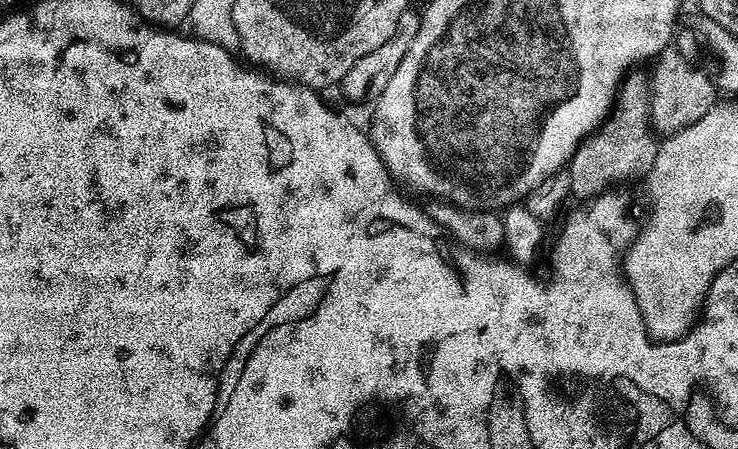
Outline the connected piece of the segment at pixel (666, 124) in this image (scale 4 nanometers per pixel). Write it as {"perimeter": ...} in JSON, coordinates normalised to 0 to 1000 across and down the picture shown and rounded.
{"perimeter":[[[907,102],[888,127],[886,145],[889,154],[882,154],[881,185],[883,192],[883,225],[881,227],[881,245],[883,247],[883,283],[890,296],[909,298],[930,290],[930,281],[940,281],[940,272],[946,272],[946,263],[951,263],[955,254],[962,254],[962,245],[973,229],[972,180],[958,169],[949,151],[942,151],[924,118],[916,109],[916,102]]]}

